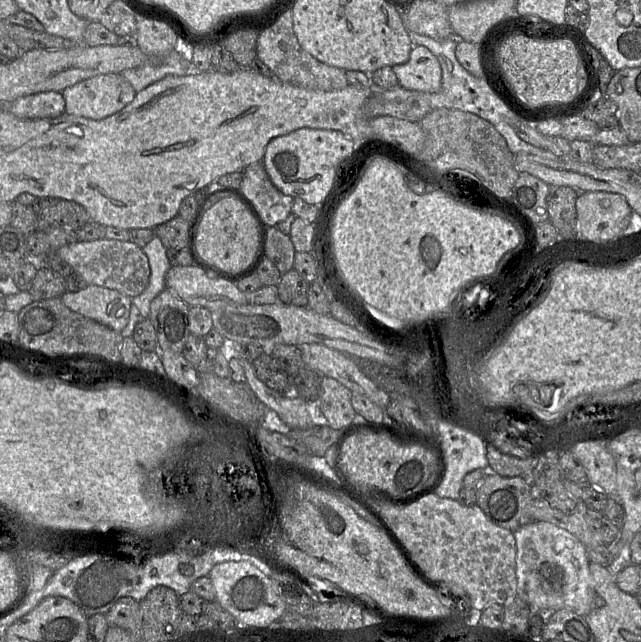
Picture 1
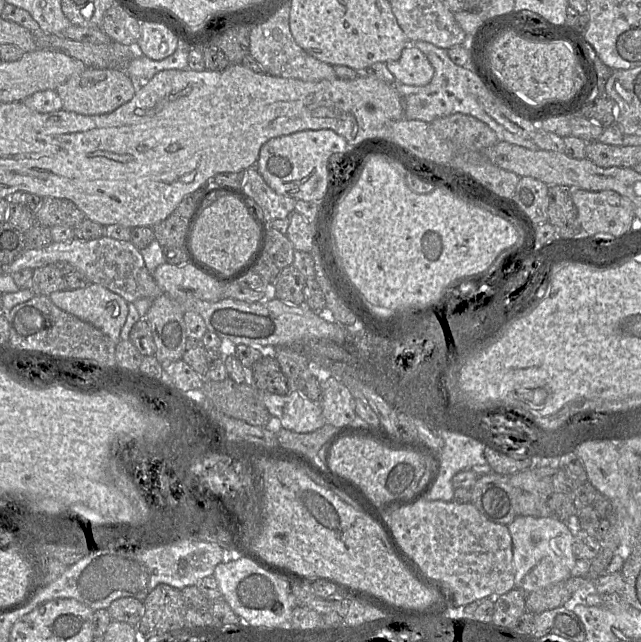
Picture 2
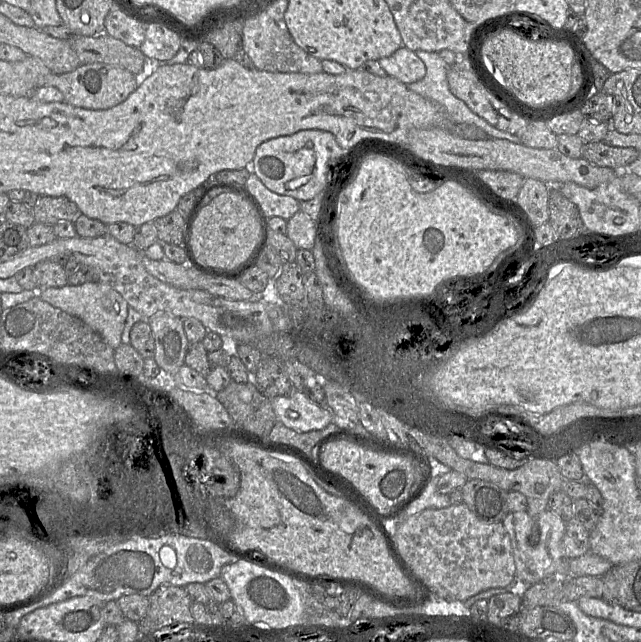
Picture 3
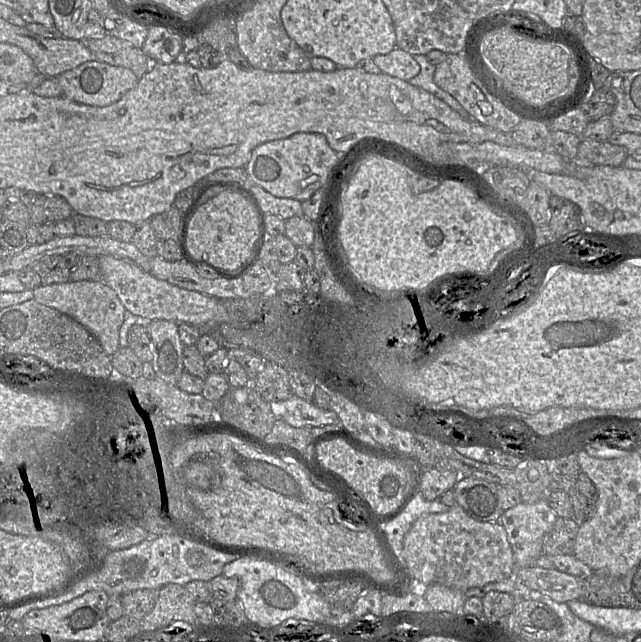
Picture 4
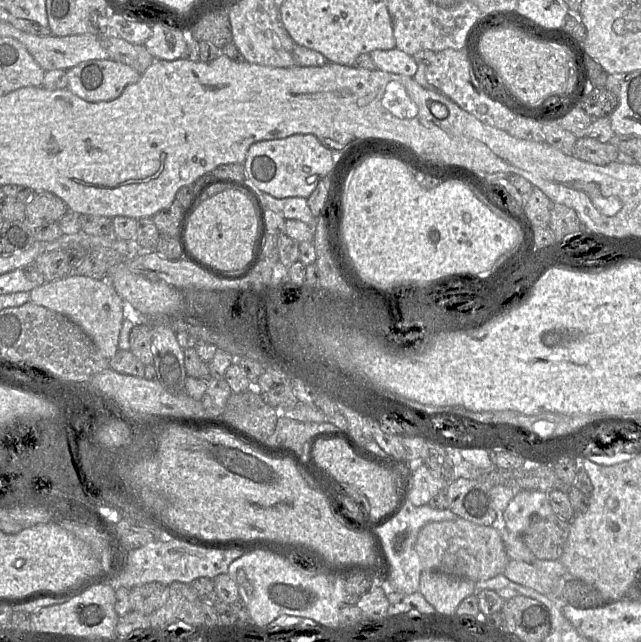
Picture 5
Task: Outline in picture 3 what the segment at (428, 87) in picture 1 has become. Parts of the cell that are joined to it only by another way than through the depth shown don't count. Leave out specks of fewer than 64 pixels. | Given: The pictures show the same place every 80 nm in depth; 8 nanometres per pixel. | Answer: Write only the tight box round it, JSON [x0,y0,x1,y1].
[378,46,426,84]

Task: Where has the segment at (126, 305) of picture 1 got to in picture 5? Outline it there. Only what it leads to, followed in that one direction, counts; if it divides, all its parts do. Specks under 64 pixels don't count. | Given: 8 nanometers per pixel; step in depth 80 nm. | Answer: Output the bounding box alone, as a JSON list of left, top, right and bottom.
[30,275,124,359]

